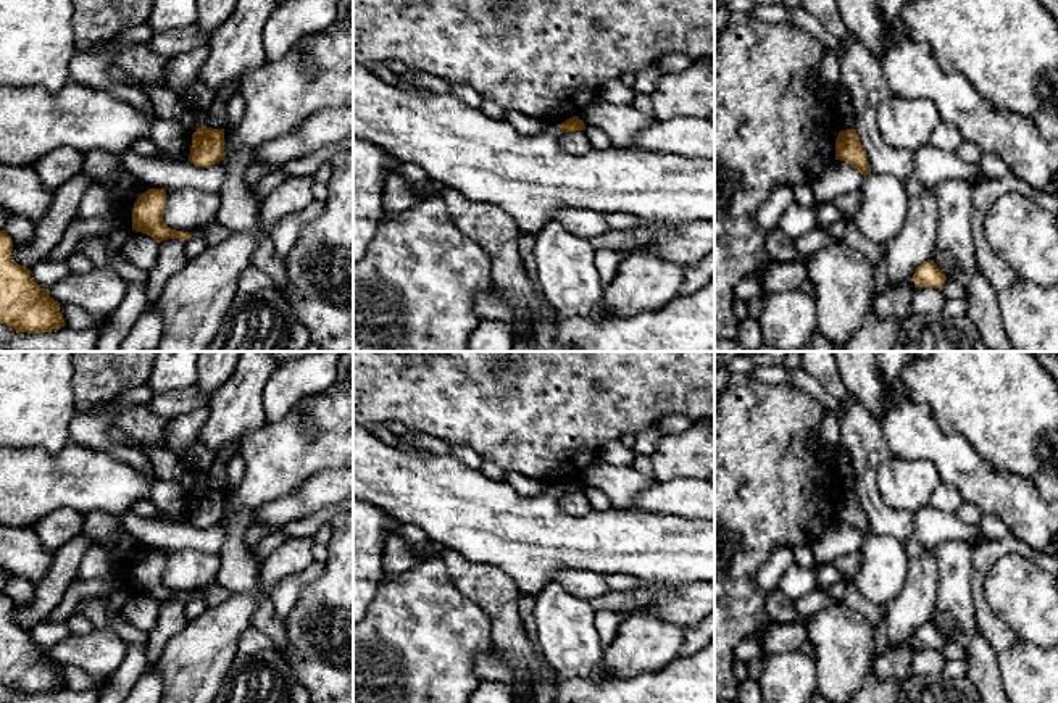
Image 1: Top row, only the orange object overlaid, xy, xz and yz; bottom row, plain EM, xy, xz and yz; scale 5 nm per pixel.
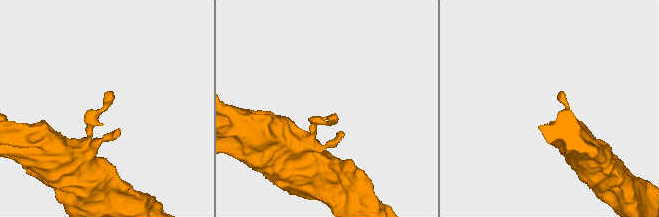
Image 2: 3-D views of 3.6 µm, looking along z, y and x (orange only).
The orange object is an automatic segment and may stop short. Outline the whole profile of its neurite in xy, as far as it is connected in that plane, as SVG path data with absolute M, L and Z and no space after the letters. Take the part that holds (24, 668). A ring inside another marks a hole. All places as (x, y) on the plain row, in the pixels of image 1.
M0 592L0 684L16 693L39 695L65 688L60 666L40 650L31 630L11 619L13 601Z

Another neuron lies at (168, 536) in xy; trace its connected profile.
M126 511L119 521L127 532L152 550L177 551L184 548L195 548L219 555L227 537L224 521L211 527L200 529L189 521L173 522L145 519L137 516L134 511Z

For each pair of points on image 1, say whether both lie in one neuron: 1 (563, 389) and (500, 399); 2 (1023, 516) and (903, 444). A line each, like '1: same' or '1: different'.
1: same
2: same

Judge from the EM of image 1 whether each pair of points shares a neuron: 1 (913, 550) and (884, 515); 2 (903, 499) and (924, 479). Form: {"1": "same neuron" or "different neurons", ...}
{"1": "same neuron", "2": "same neuron"}

